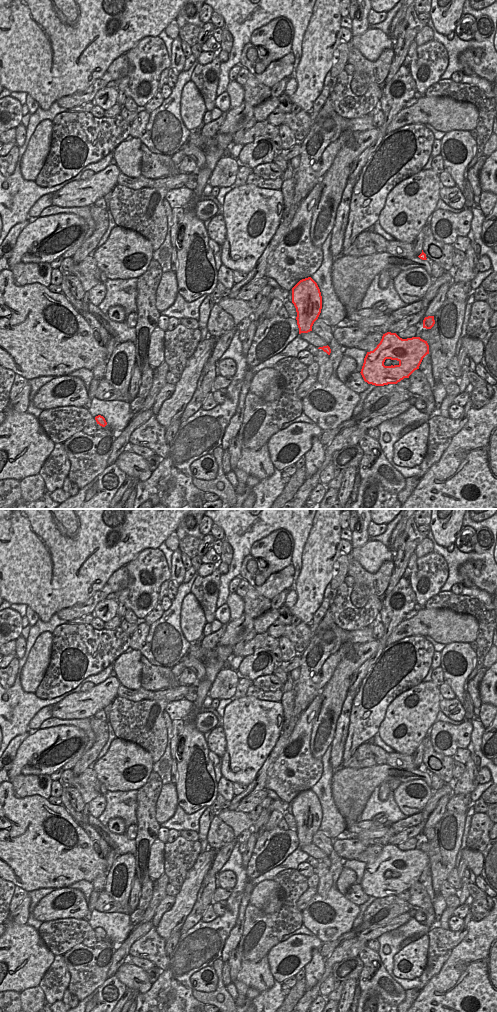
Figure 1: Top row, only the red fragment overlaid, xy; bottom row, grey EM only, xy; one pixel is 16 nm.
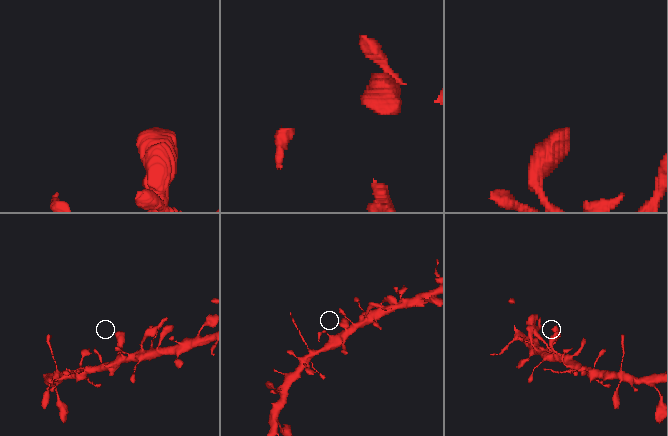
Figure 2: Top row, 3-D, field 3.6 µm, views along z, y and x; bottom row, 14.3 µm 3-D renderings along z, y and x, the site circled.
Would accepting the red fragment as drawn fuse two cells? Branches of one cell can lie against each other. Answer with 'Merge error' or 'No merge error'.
No merge error

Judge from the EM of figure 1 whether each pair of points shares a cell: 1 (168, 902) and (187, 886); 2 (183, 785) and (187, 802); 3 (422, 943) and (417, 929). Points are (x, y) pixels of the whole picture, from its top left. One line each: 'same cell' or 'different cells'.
1: different cells
2: same cell
3: different cells

